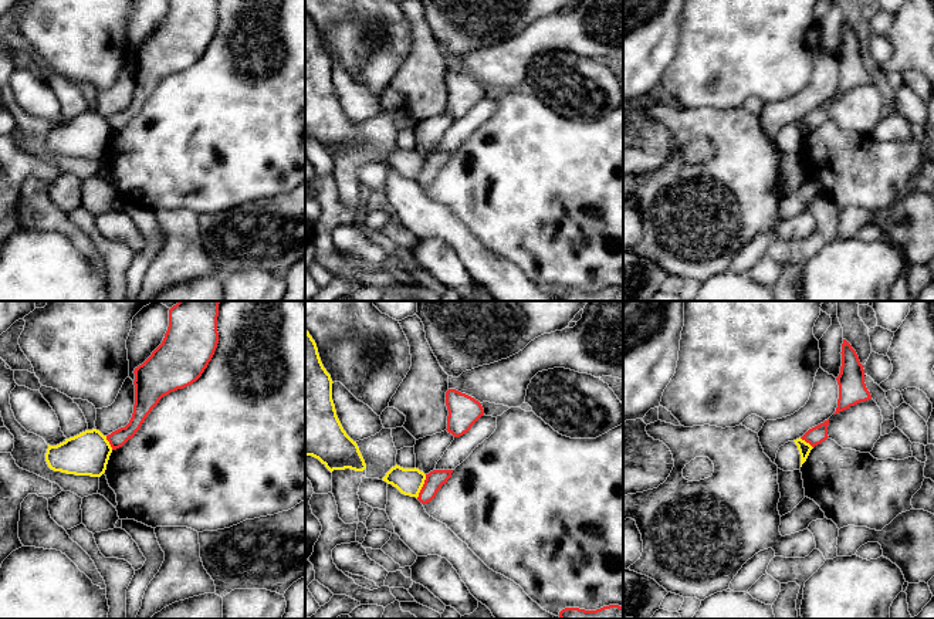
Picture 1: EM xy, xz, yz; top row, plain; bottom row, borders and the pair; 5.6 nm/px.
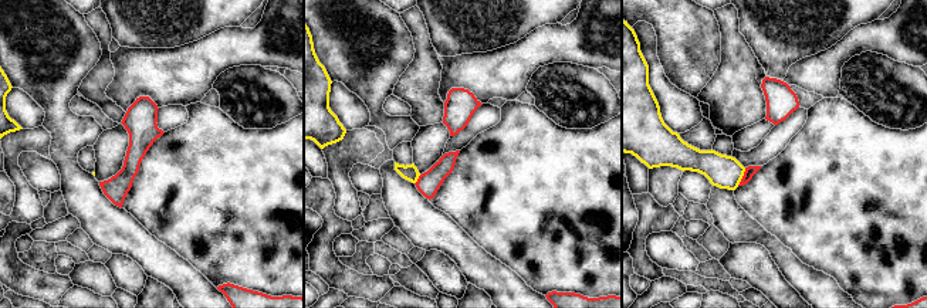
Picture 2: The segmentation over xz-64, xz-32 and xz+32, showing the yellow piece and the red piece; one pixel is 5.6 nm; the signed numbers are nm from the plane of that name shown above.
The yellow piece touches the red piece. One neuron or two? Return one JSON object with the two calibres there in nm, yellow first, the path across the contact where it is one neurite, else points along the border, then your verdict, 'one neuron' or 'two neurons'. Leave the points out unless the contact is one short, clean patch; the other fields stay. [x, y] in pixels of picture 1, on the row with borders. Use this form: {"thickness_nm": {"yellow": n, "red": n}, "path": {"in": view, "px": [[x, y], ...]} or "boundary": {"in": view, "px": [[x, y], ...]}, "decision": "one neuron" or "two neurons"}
{"thickness_nm": {"yellow": 160, "red": 100}, "boundary": {"in": "xz", "px": [[426, 474], [416, 497]]}, "decision": "two neurons"}

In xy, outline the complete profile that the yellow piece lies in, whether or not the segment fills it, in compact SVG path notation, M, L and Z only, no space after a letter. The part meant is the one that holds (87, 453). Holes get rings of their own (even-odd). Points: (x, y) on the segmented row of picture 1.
M85 430L65 439L57 446L50 446L45 461L54 471L75 476L101 477L112 453L112 447L99 430Z

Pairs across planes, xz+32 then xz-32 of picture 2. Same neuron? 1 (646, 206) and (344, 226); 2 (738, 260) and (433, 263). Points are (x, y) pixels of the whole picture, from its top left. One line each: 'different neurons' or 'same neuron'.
1: same neuron
2: same neuron

